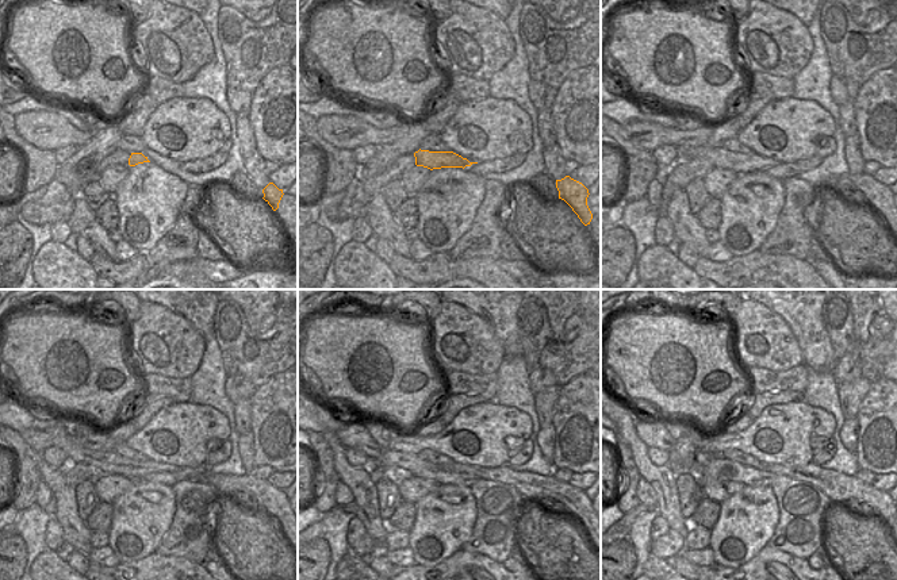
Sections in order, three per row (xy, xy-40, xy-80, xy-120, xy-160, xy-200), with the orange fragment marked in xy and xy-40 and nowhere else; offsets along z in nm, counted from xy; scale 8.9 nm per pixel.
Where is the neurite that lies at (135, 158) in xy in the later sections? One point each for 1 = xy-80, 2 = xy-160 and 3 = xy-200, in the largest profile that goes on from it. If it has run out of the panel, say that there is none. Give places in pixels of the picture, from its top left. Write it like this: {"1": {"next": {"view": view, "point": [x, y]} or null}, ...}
{"1": {"next": {"view": "xy-80", "point": [738, 162]}}, "2": {"next": {"view": "xy-160", "point": [529, 486]}}, "3": {"next": {"view": "xy-200", "point": [838, 487]}}}

